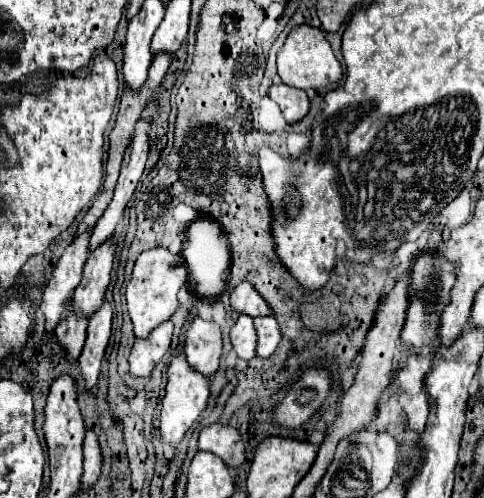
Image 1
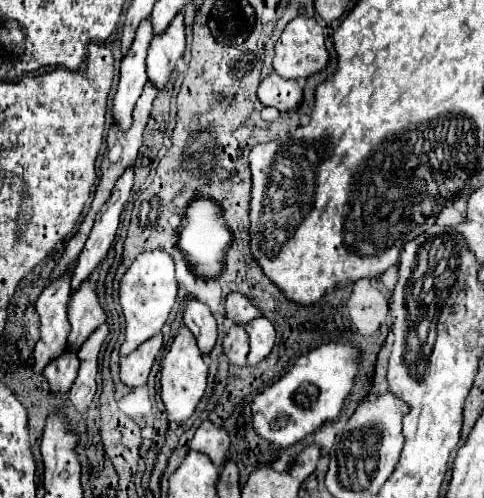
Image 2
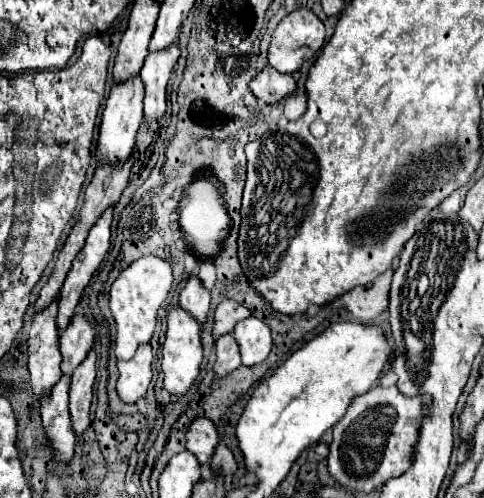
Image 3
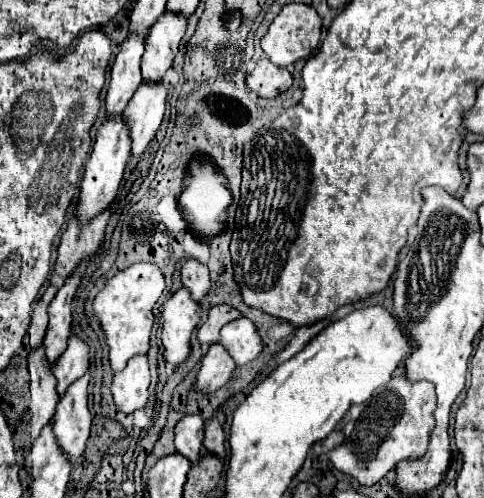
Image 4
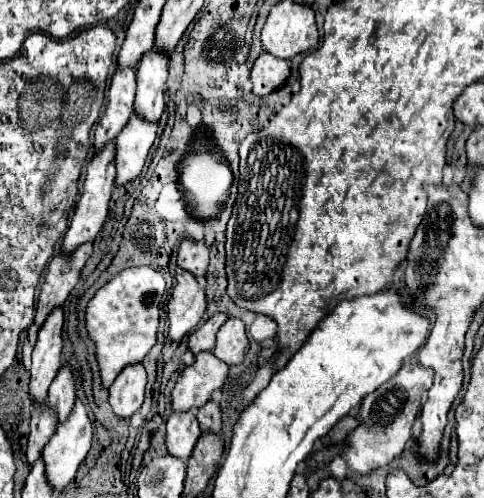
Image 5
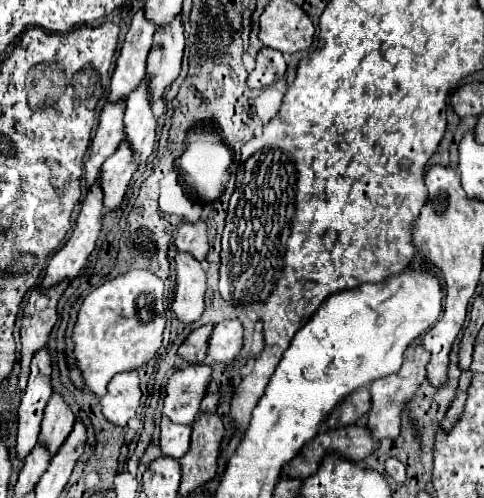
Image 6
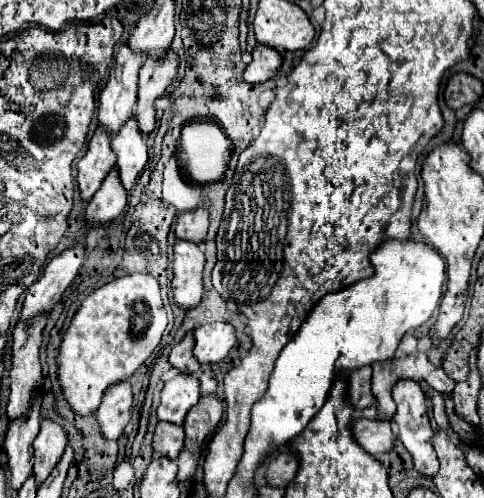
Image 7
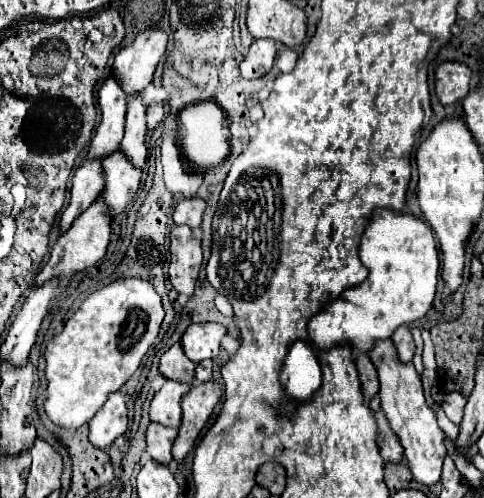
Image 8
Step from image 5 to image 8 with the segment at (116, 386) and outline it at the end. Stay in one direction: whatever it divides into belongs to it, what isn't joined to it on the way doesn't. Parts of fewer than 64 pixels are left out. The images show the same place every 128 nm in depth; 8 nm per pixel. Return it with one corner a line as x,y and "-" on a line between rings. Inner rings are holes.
114,392
108,396
106,404
102,410
90,420
90,434
88,440
100,448
106,450
110,444
122,436
128,428
128,410
126,410
126,400
120,392

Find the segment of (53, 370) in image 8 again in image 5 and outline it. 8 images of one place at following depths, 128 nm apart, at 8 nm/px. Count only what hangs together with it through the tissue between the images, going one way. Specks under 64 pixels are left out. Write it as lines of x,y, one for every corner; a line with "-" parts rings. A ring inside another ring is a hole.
136,266
122,270
88,302
86,332
96,346
96,360
104,388
116,380
124,366
142,362
148,350
156,344
164,292
166,282
158,270
152,270
150,266

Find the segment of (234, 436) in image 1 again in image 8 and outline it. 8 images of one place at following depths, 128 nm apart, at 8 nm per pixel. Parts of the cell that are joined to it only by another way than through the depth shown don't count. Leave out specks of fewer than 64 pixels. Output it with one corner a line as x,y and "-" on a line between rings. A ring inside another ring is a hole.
150,424
146,430
146,452
152,456
152,460
160,464
170,464
172,462
172,440
176,438
176,430
162,426
162,424

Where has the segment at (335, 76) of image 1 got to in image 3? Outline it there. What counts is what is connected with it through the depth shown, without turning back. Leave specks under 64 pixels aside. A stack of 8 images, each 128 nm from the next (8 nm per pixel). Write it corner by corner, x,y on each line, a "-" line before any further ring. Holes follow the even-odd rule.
296,8
284,16
272,34
268,62
278,72
296,72
304,56
314,56
324,44
324,24
308,8

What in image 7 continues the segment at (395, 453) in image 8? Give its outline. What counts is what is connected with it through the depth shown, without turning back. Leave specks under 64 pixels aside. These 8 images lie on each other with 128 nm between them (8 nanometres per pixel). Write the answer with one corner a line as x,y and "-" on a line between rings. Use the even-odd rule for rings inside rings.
358,418
358,420
354,420
352,428
354,428
354,436
360,442
360,446
376,458
394,448
396,434
392,432
390,420

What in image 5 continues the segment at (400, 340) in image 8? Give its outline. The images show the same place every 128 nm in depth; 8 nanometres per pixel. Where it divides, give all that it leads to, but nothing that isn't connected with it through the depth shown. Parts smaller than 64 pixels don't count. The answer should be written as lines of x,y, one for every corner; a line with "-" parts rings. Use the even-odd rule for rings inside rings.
406,360
404,368
400,372
384,382
376,392
368,394
362,400
360,406
360,426
346,438
346,448
342,452
342,458
348,462
348,466
358,472
366,474
376,468
388,468
388,464
398,458
406,446
406,442
412,438
412,426
418,414
418,406
422,400
422,394
430,388
434,378
434,372
416,360

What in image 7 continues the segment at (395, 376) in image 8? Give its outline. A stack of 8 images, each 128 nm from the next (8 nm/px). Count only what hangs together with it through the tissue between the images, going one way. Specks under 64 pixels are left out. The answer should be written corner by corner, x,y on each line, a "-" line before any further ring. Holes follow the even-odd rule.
398,380
392,388
392,398
396,402
396,414
392,416
392,422
398,428
398,438
404,444
404,448
412,454
414,466
420,474
432,478
438,472
438,456
432,446
432,426
430,418
426,414
426,396
418,382
414,380

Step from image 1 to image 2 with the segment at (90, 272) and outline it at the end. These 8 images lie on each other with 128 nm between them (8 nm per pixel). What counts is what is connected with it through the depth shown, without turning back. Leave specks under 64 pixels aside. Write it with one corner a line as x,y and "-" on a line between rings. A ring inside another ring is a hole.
86,280
82,288
72,294
68,304
68,322
72,326
68,334
68,350
78,352
86,338
106,322
106,314
98,304
94,284

